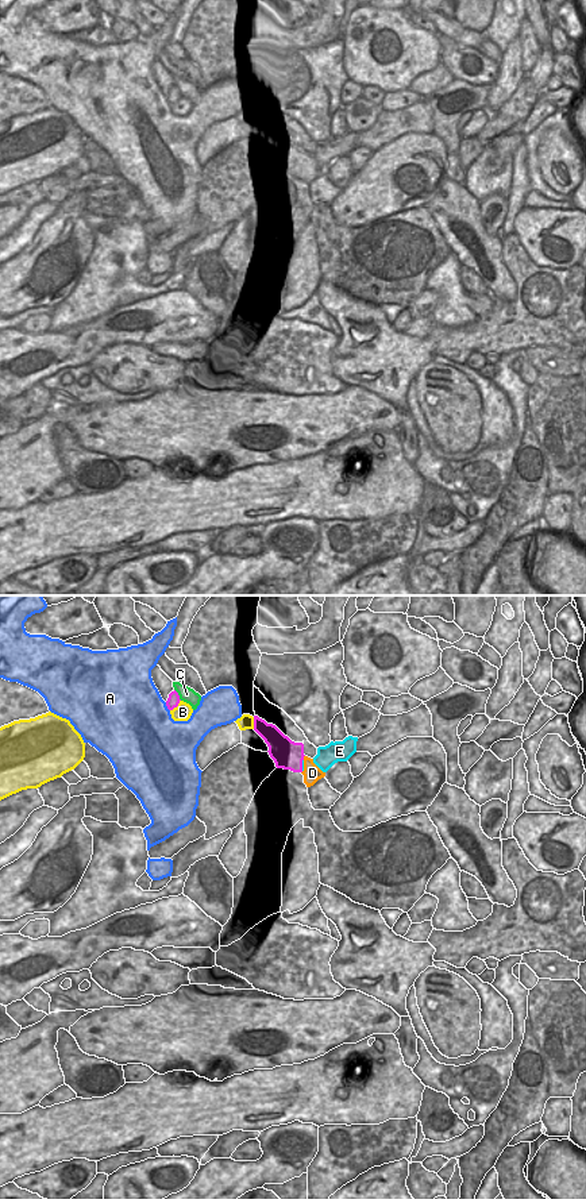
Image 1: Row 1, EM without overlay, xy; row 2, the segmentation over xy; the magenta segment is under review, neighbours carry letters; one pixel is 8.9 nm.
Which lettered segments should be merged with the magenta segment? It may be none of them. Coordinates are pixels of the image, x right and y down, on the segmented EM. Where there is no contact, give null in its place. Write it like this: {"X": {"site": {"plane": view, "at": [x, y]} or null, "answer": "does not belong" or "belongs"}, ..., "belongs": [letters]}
{"A": {"site": {"plane": "xy", "at": [166, 705]}, "answer": "does not belong"}, "B": {"site": {"plane": "xy", "at": [176, 706]}, "answer": "does not belong"}, "C": {"site": {"plane": "xy", "at": [177, 694]}, "answer": "does not belong"}, "D": {"site": {"plane": "xy", "at": [303, 758]}, "answer": "belongs"}, "E": {"site": {"plane": "xy", "at": [301, 764]}, "answer": "does not belong"}, "belongs": ["D"]}

